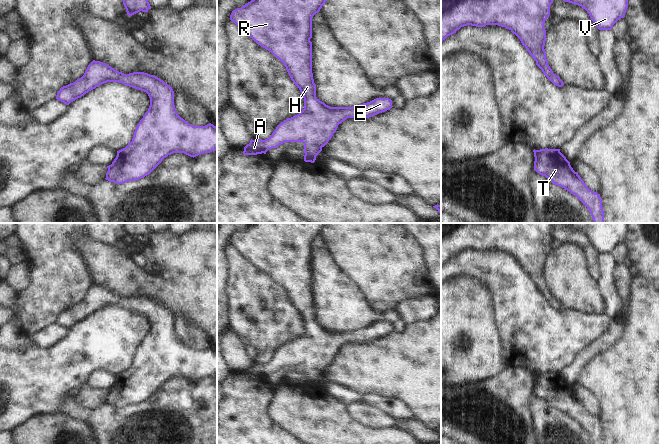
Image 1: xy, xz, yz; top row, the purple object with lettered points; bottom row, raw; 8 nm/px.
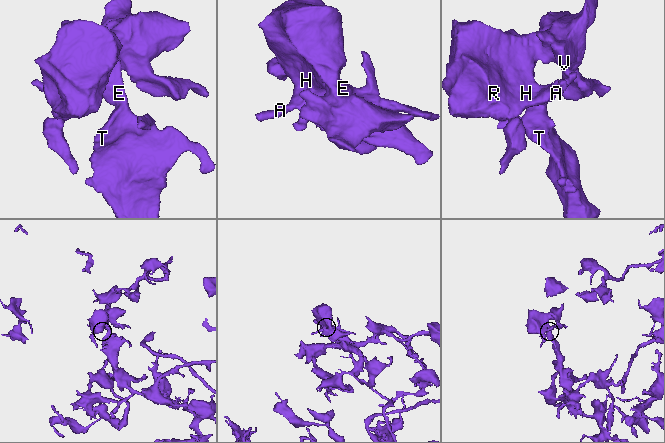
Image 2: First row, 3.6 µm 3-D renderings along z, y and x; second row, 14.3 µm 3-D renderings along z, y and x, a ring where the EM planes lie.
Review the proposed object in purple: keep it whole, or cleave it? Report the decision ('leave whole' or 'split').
leave whole

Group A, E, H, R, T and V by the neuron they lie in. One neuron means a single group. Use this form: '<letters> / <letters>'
A E H R T V

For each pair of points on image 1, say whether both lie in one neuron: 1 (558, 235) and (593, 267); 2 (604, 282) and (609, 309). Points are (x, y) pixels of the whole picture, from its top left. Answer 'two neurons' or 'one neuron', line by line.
1: one neuron
2: one neuron

